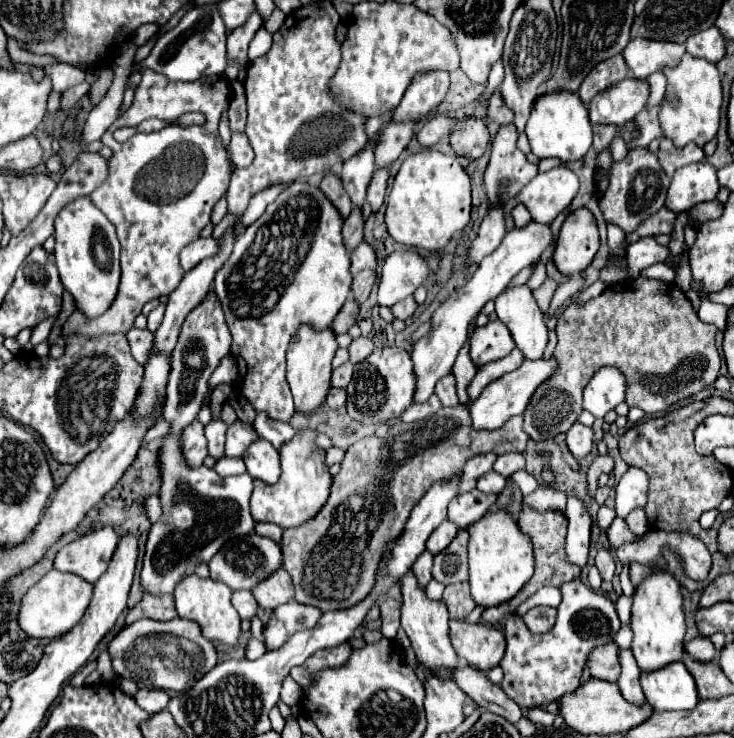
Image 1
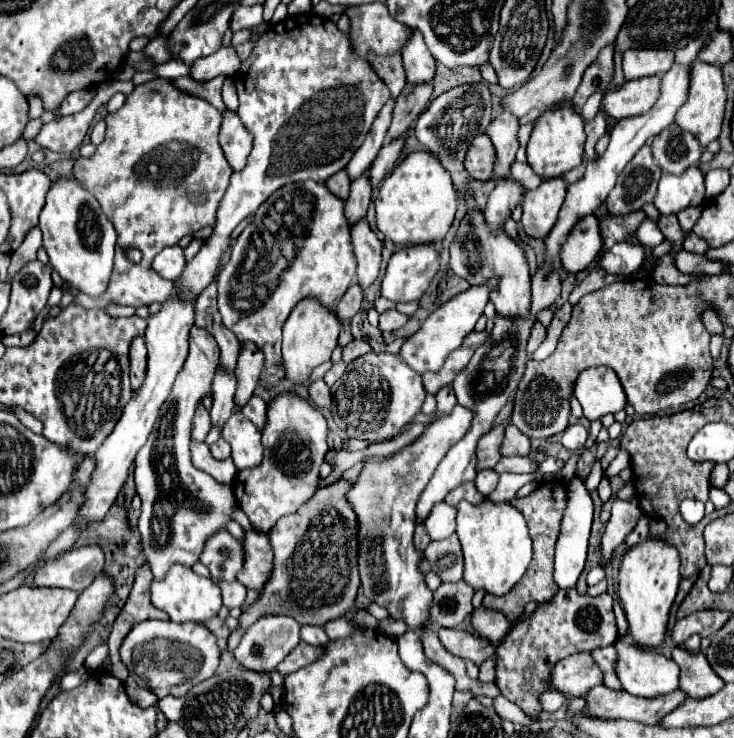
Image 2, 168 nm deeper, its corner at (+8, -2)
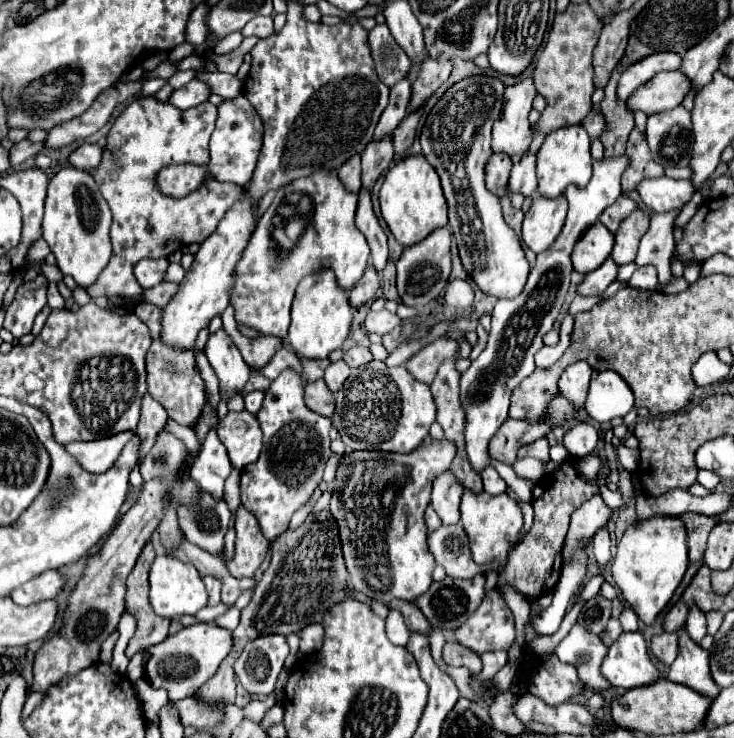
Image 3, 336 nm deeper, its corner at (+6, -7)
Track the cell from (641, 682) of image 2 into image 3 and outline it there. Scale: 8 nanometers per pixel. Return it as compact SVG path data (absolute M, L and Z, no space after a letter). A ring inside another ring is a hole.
M639 631L621 633L601 663L601 675L613 687L623 689L643 687L659 679L659 671L653 665L647 643Z

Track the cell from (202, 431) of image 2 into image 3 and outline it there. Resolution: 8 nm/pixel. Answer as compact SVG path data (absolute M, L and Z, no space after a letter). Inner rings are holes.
M141 303L135 307L135 313L143 319L143 323L149 327L151 333L151 347L147 351L147 385L149 395L159 401L171 419L175 419L179 425L193 427L195 419L201 415L205 407L205 385L201 379L201 373L197 369L195 357L191 349L171 347L161 341L161 309L149 303Z

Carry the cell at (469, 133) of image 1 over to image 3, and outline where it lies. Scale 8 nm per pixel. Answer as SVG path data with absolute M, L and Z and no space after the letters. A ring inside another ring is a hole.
M493 153L489 163L487 163L487 189L499 197L509 195L507 183L509 183L509 173L511 173L511 165L509 163L509 155L505 153Z

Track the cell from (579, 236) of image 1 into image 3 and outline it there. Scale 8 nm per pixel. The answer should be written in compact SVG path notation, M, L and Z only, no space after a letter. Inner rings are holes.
M597 221L583 233L583 237L573 247L571 255L573 269L583 275L595 271L611 255L611 249L613 249L613 233L607 231L603 223Z

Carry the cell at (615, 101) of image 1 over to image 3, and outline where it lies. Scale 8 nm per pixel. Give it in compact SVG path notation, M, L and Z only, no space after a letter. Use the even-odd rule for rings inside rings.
M665 71L647 81L631 99L627 101L629 109L641 109L647 115L675 109L683 103L685 95L691 91L691 81L681 71Z

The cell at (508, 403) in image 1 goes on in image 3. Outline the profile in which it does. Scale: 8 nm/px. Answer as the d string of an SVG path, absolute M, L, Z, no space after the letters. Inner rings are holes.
M431 437L411 455L347 451L341 457L329 511L337 521L349 581L357 591L381 603L391 599L413 603L415 597L427 591L435 561L427 547L423 513L431 499L433 479L449 469L453 457L455 445L451 441L435 441Z

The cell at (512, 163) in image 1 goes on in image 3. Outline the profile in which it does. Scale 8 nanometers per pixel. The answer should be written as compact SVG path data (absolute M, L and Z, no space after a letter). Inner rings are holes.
M533 77L505 89L502 115L493 127L493 151L507 155L523 155L531 145L531 123L527 121L537 89Z

